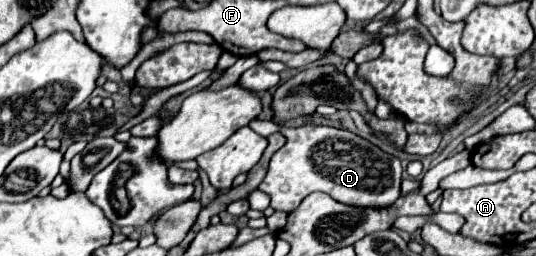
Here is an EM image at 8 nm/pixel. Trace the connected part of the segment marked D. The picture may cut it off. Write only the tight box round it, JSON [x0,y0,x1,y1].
[250,119,403,211]

